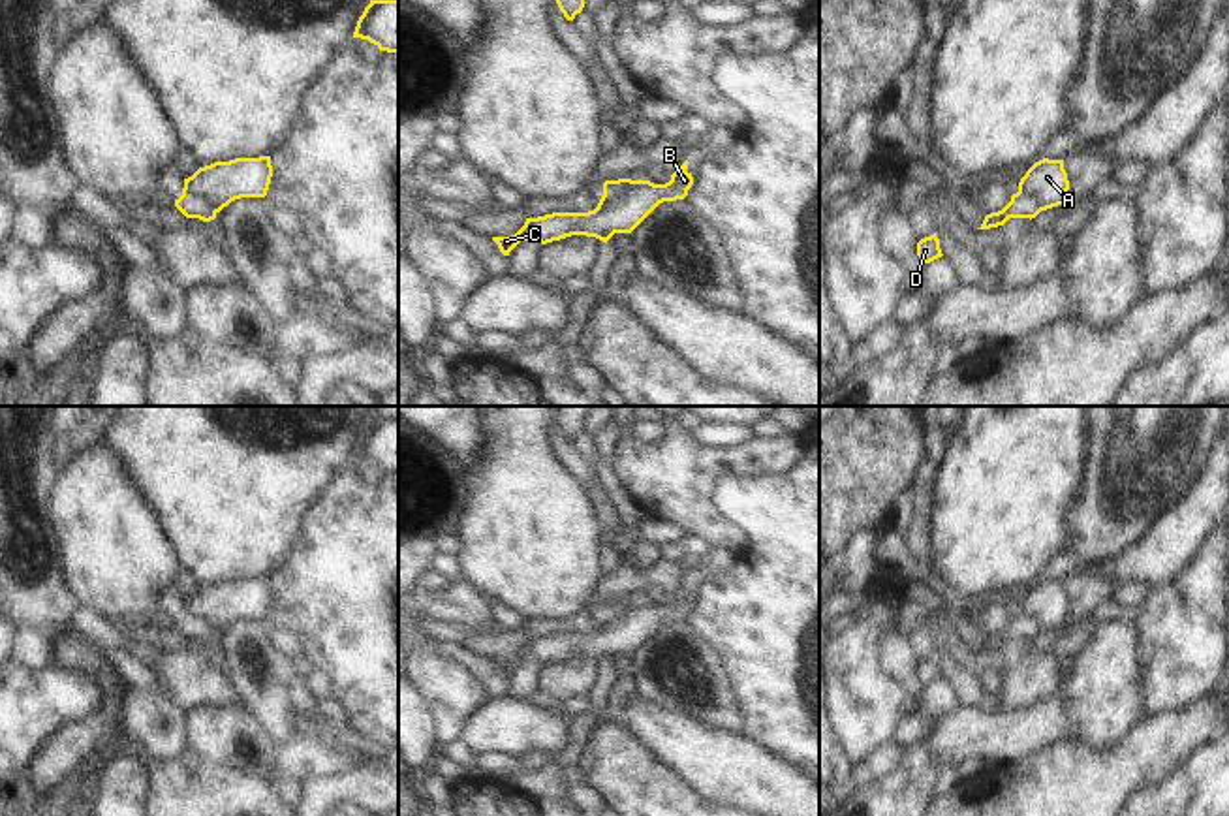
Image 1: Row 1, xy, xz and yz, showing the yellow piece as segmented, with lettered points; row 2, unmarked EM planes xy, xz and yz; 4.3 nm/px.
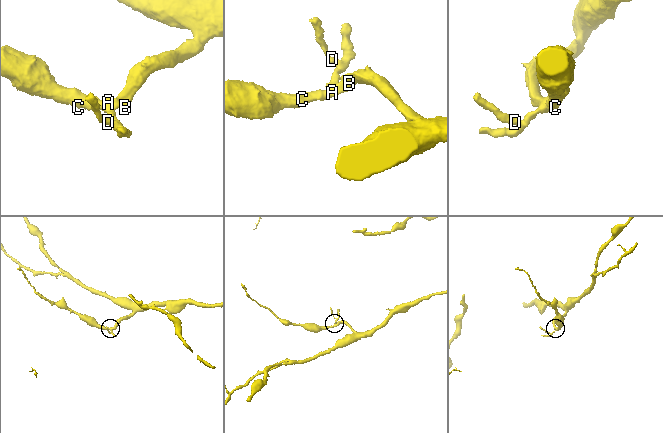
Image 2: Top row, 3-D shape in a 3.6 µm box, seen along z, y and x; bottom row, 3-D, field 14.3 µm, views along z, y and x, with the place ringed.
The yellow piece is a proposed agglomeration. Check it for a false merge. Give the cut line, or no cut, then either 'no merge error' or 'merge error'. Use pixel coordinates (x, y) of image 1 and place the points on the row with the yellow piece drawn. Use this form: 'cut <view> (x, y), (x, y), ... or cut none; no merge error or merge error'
cut xy (185, 185), (217, 211); merge error

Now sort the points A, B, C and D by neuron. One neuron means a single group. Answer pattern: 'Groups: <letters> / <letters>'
Groups: A B C / D

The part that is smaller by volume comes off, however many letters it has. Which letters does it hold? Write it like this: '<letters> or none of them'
D

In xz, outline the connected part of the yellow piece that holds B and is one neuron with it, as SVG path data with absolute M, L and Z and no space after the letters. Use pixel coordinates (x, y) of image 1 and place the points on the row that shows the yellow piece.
M688 160L665 184L631 180L622 194L611 201L598 203L594 211L526 218L515 235L492 237L492 241L504 256L509 256L521 241L547 244L571 235L586 235L607 243L614 233L631 233L660 203L684 199L693 184L693 177L686 169Z

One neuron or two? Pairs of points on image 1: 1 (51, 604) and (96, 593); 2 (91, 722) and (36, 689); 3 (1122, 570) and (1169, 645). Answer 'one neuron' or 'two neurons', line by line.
1: two neurons
2: two neurons
3: two neurons

